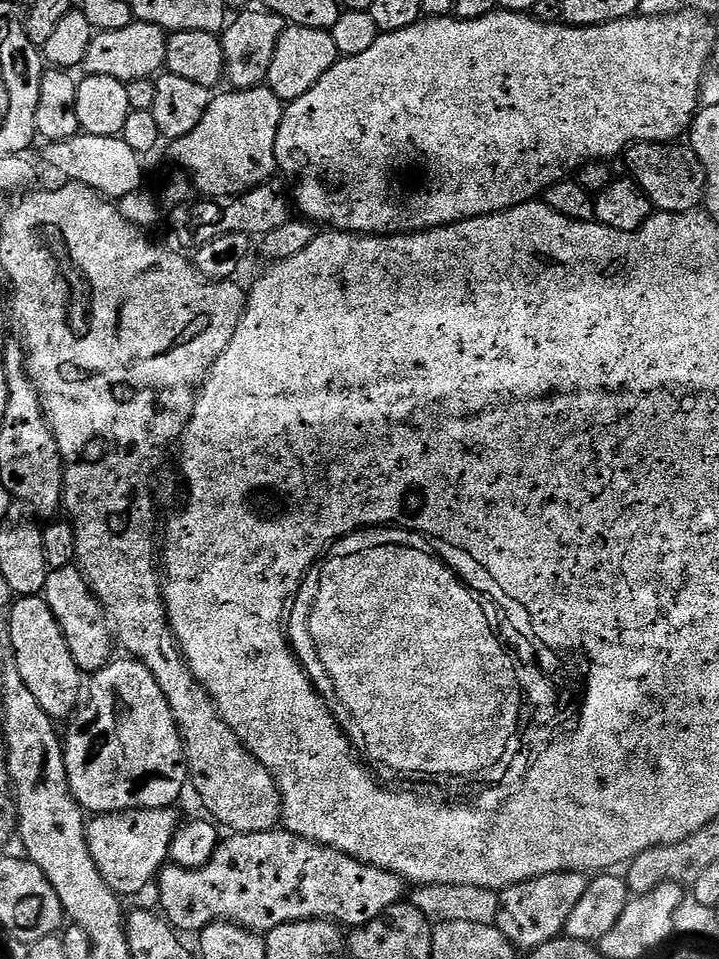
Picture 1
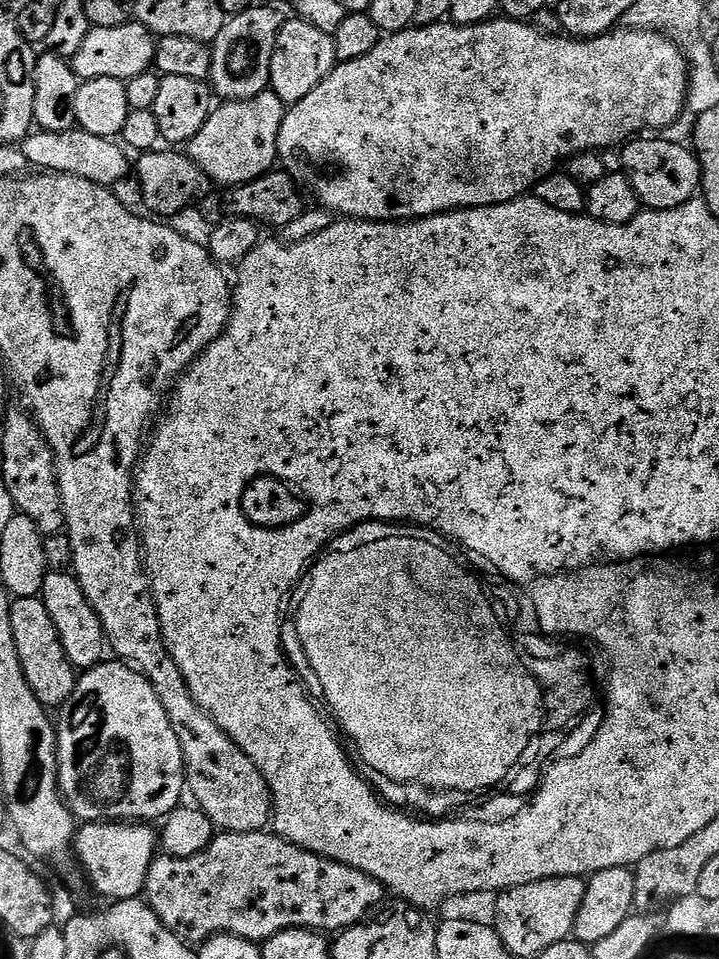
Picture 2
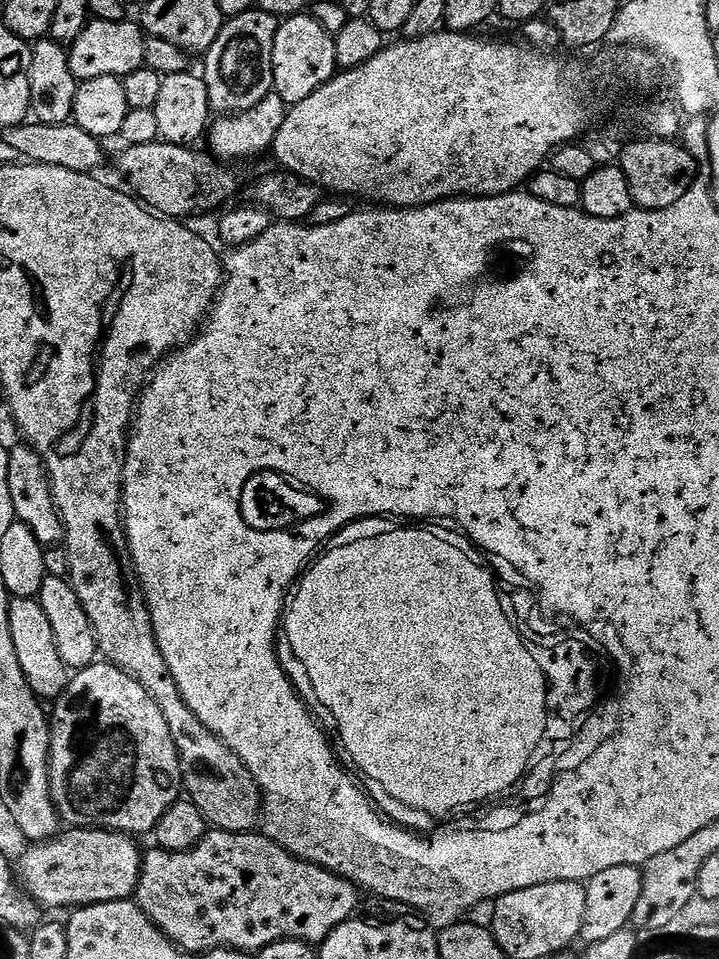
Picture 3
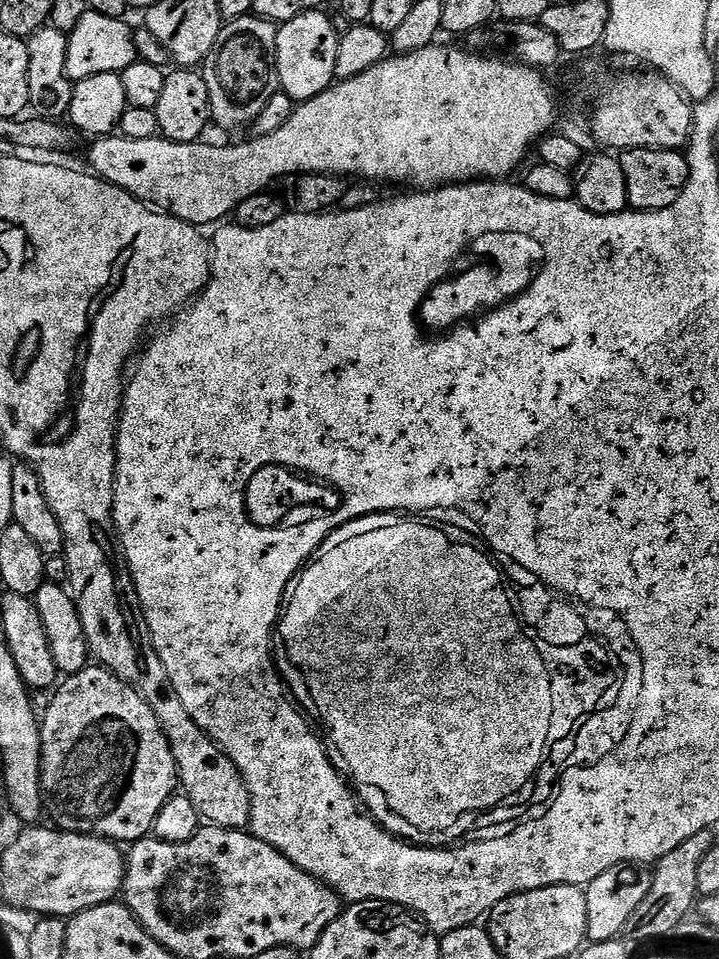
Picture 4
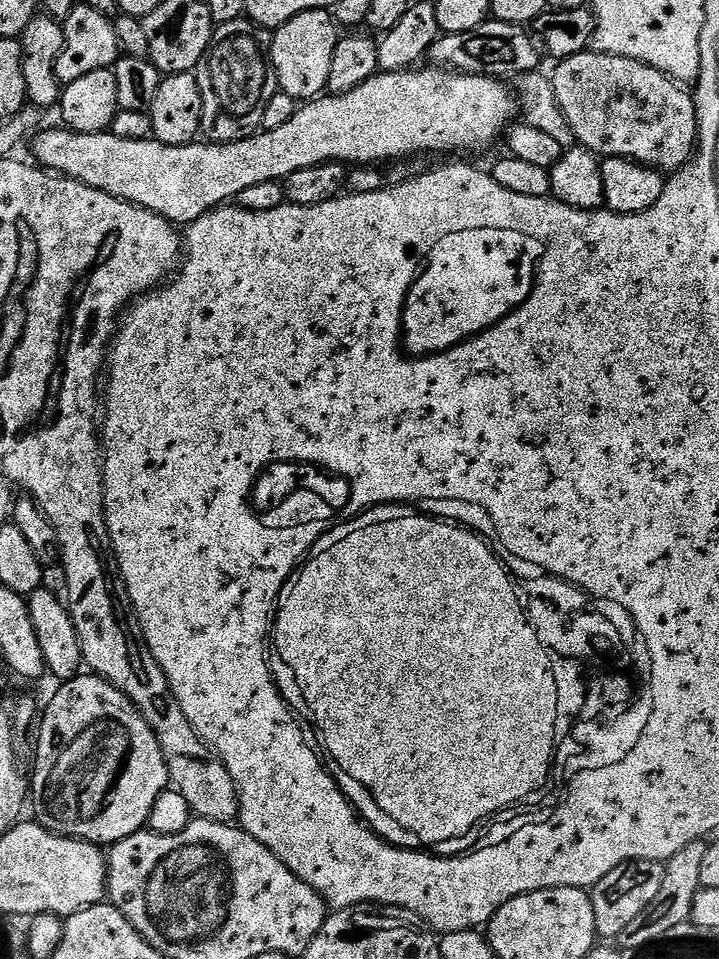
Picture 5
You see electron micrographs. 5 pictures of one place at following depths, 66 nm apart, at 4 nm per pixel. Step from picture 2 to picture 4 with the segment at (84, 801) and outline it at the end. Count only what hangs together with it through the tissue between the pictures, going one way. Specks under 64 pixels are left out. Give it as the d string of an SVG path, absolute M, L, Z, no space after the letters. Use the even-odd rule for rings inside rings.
M103 666L86 667L77 676L67 677L63 682L64 685L61 683L51 693L52 701L45 712L43 709L40 720L43 811L57 829L65 832L102 836L113 842L145 839L152 831L156 815L178 788L174 754L154 710L150 710L131 684Z

